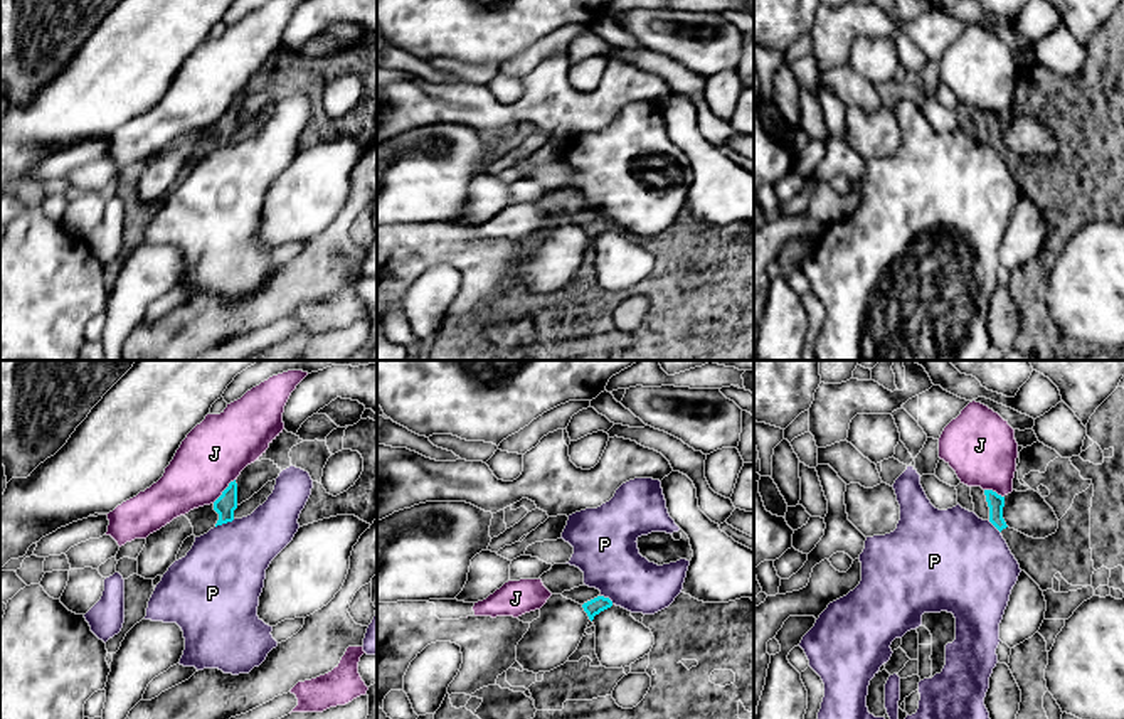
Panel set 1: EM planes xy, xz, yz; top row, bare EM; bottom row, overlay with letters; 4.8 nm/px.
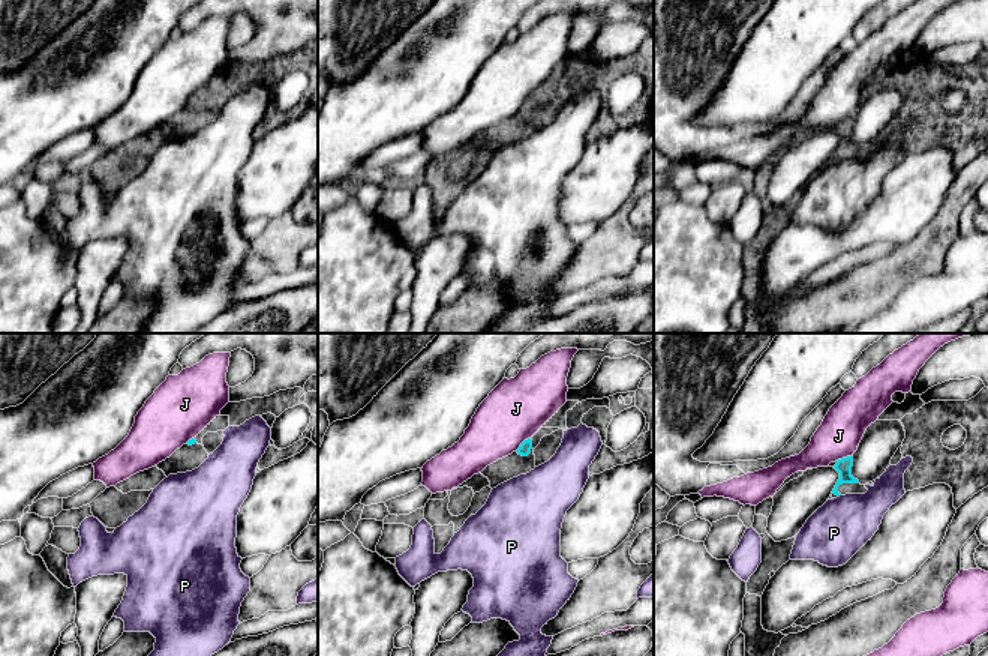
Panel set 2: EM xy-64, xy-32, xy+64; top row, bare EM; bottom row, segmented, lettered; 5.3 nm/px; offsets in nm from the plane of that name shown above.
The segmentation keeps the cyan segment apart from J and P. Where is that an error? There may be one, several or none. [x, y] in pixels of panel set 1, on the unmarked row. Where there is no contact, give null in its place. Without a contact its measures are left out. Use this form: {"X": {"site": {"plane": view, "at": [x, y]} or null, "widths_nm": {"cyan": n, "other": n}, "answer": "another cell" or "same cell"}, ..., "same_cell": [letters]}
{"J": {"site": {"plane": "xy", "at": [224, 113]}, "widths_nm": {"cyan": 100, "other": 320}, "answer": "another cell"}, "P": {"site": {"plane": "xy", "at": [224, 145]}, "widths_nm": {"cyan": 100, "other": 400}, "answer": "another cell"}, "same_cell": []}

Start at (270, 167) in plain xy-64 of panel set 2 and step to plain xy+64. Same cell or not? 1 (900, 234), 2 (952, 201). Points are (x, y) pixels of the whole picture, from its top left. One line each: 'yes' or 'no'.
1: yes
2: no

